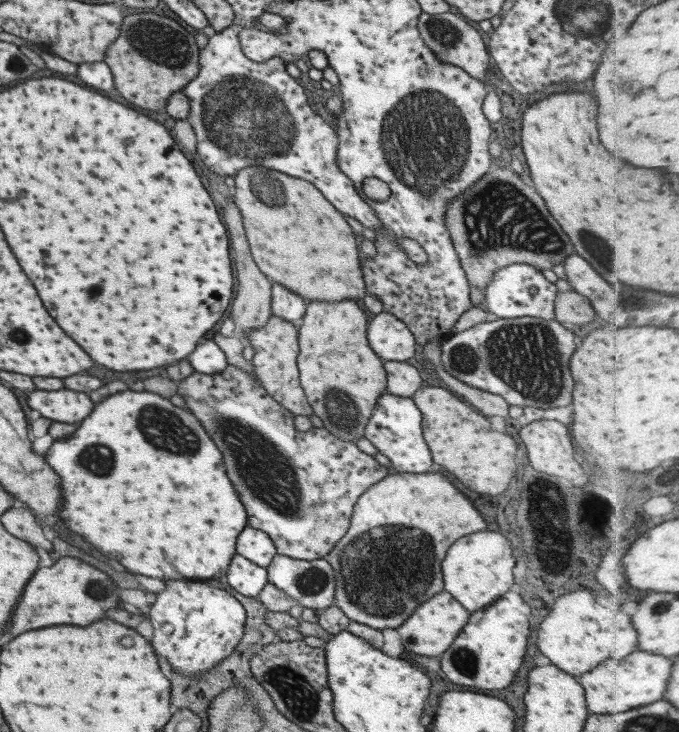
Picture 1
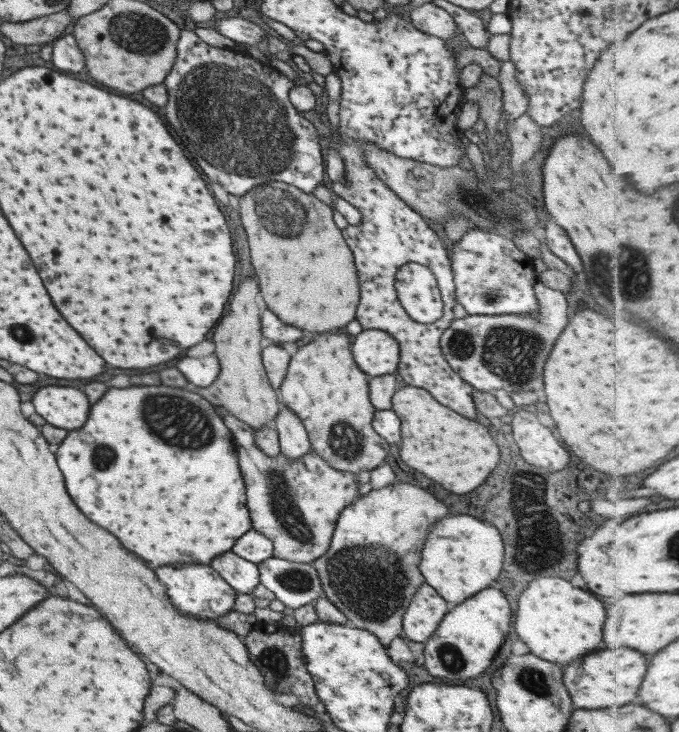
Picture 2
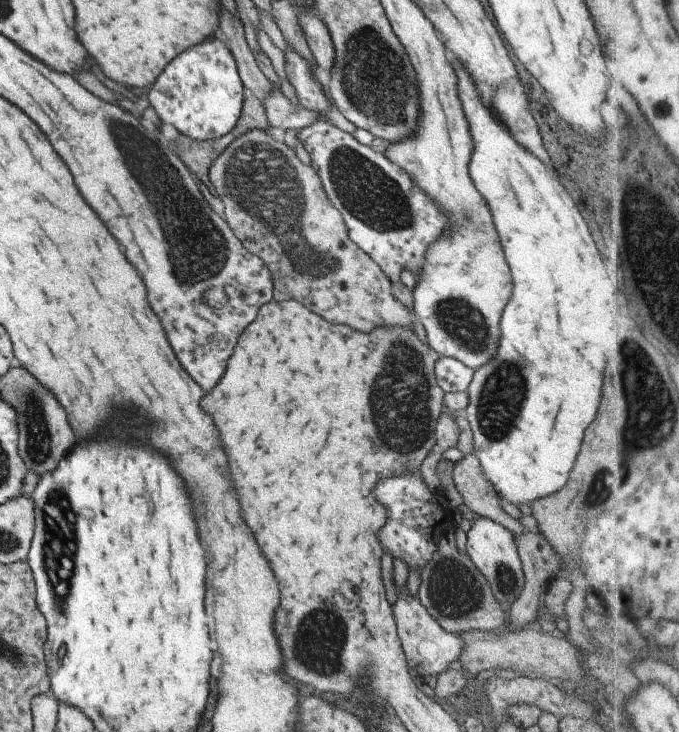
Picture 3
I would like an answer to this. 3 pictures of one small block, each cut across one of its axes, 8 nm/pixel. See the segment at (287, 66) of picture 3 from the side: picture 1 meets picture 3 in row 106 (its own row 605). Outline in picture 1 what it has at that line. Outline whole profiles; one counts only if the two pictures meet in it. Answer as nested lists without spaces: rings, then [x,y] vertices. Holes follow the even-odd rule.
[[[276,554],[267,566],[266,573],[269,583],[294,598],[302,608],[318,613],[334,602],[335,575],[331,565],[324,558],[295,560]]]

